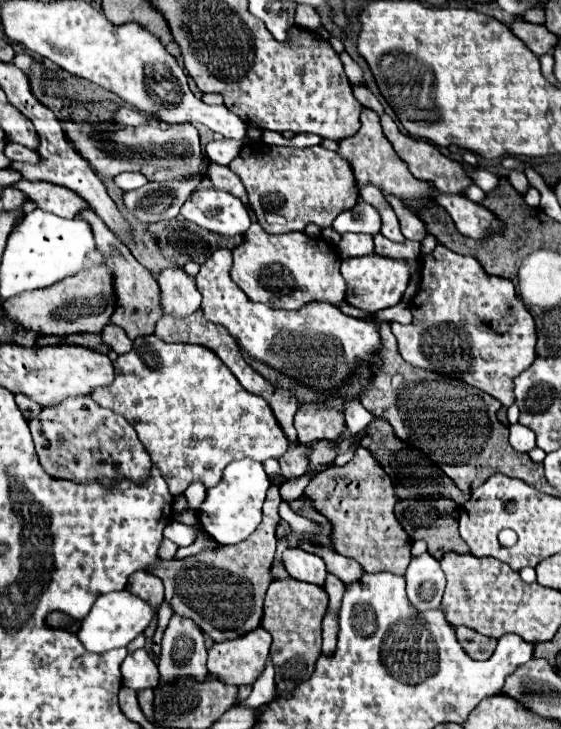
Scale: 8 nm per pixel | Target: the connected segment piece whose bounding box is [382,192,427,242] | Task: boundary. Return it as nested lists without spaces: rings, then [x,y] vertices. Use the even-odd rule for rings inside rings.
[[[382,192],[388,203],[396,213],[400,222],[402,234],[406,239],[421,242],[427,230],[424,223],[416,215],[409,212],[404,204],[394,195]]]

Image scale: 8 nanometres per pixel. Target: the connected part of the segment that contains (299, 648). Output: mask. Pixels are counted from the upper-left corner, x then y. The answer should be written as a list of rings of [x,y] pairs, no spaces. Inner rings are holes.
[[[295,579],[273,581],[265,597],[265,615],[261,627],[273,635],[271,657],[275,665],[277,693],[293,691],[299,683],[307,681],[321,655],[321,621],[327,611],[327,593],[311,583]]]

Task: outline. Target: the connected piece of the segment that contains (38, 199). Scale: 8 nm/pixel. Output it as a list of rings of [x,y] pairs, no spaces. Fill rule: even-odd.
[[[21,179],[15,187],[21,189],[29,199],[33,199],[37,207],[41,207],[43,211],[55,213],[63,219],[75,219],[79,217],[79,211],[89,209],[89,203],[85,199],[79,199],[75,191],[67,187],[57,187],[55,183]]]

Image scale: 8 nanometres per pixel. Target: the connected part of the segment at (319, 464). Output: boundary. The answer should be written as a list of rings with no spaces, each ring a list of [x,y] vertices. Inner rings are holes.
[[[313,441],[307,447],[309,447],[309,467],[307,467],[307,471],[321,473],[321,471],[325,471],[333,465],[333,459],[337,455],[337,445],[333,441]]]

